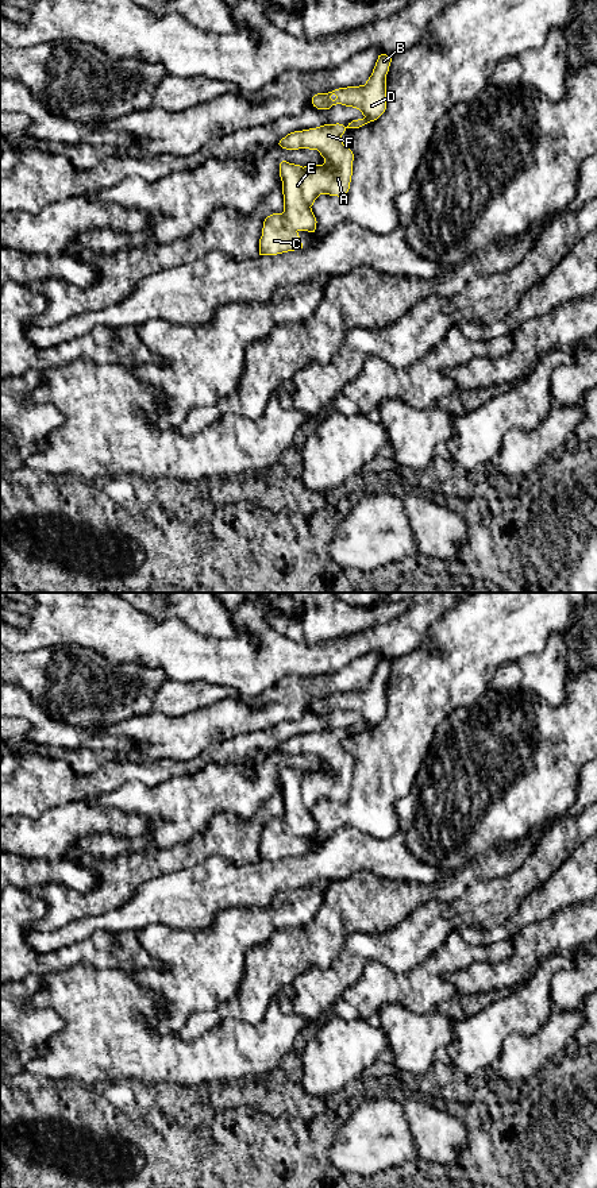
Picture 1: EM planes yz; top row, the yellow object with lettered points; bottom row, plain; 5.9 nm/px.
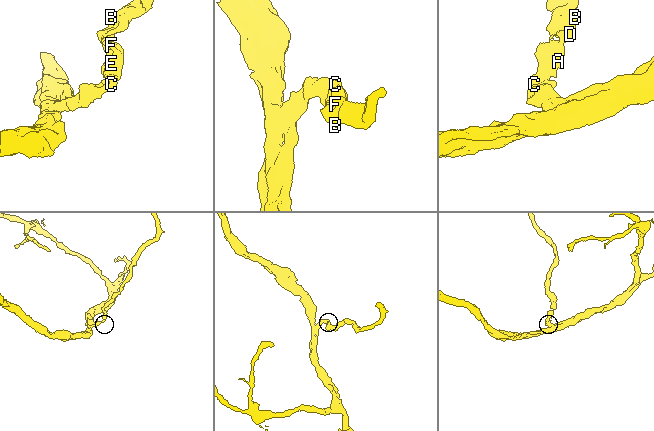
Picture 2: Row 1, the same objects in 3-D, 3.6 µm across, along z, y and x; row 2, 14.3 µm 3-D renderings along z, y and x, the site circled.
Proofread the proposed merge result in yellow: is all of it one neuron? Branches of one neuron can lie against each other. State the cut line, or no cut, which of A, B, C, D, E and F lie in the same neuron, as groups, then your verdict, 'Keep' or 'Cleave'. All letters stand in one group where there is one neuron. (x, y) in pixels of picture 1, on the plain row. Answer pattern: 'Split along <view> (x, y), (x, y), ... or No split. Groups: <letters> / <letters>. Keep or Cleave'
No split. Groups: A B C D E F. Keep

